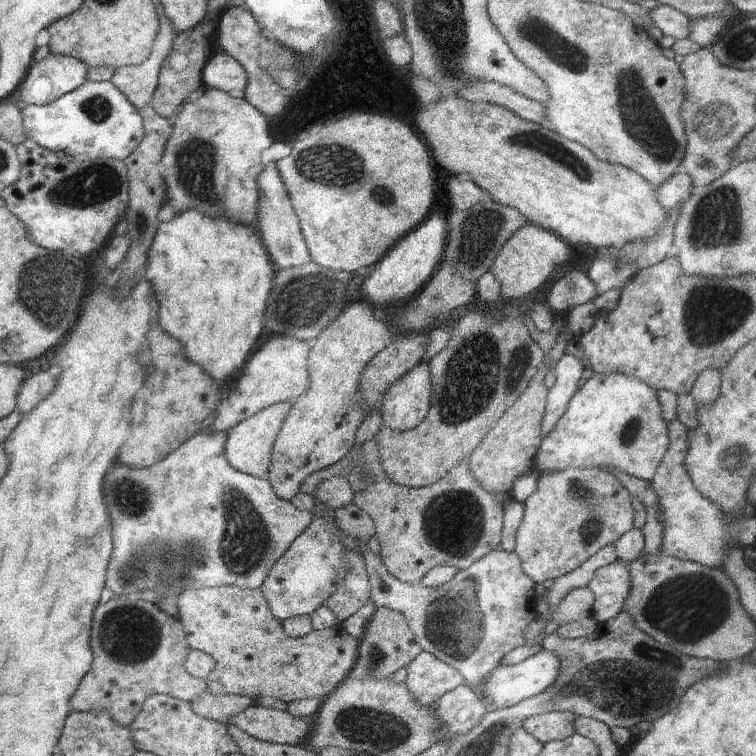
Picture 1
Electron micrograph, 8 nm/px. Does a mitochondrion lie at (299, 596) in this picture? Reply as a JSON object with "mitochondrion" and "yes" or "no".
{"mitochondrion":"no"}

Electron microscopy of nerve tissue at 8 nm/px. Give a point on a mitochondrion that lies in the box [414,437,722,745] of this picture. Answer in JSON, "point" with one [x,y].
{"point":[631,688]}

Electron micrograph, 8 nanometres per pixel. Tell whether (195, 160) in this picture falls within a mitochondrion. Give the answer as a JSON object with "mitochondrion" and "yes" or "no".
{"mitochondrion":"yes"}

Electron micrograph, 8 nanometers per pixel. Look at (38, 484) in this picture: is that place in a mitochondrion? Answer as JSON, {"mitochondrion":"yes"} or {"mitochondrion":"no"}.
{"mitochondrion":"yes"}

